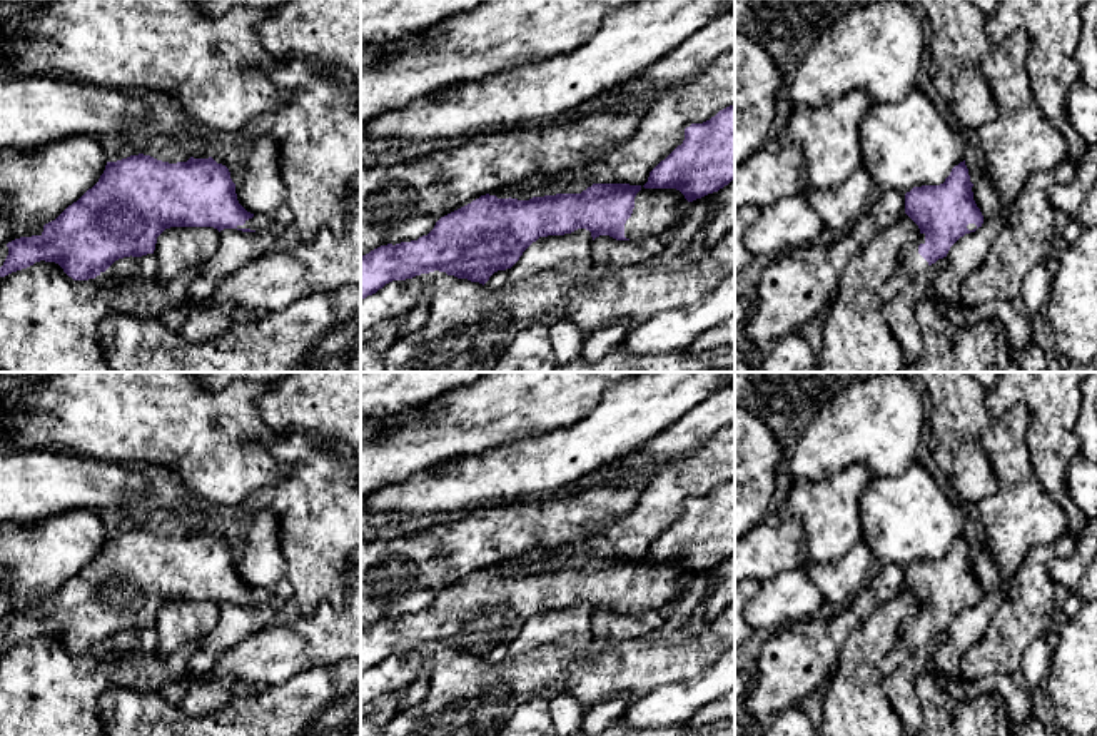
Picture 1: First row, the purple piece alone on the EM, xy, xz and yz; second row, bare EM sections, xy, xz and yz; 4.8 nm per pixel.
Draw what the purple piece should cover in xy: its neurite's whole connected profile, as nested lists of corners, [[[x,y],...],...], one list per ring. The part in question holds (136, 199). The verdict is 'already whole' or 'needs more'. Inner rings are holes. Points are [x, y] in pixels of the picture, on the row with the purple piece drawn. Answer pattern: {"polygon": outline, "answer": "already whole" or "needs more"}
{"polygon": [[[144,154],[130,155],[107,162],[99,182],[55,220],[45,224],[40,235],[8,242],[0,277],[45,260],[58,264],[73,280],[95,279],[119,259],[154,254],[157,237],[170,227],[255,232],[267,230],[270,220],[239,204],[229,169],[212,157],[169,164]]], "answer": "needs more"}

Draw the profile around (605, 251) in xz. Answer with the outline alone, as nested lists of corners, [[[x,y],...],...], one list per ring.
[[[599,235],[591,242],[591,262],[593,265],[633,265],[653,260],[663,249],[665,245],[653,235],[629,240]]]

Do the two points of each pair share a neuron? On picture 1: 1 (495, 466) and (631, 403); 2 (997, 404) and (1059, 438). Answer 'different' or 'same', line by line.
1: same
2: same

